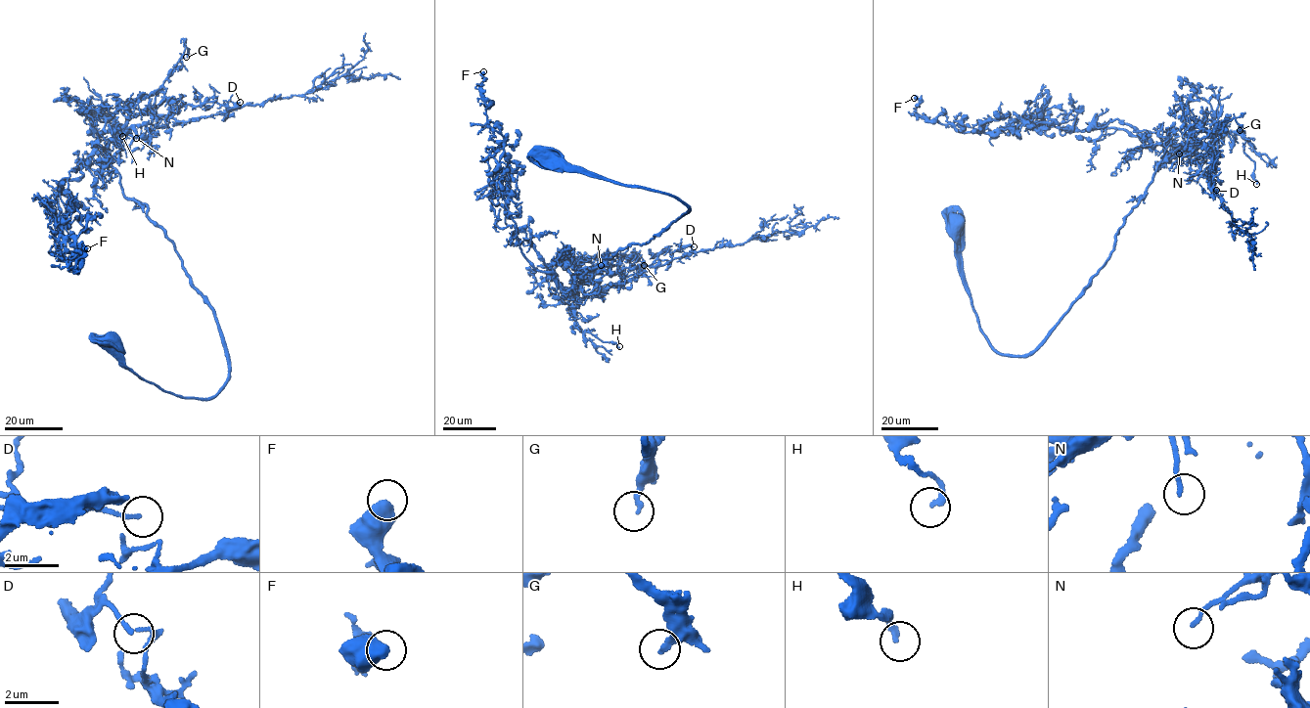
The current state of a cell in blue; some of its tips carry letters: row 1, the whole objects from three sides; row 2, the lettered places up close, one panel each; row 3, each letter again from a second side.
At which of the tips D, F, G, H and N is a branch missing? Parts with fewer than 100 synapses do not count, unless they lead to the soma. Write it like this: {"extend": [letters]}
{"extend": []}

